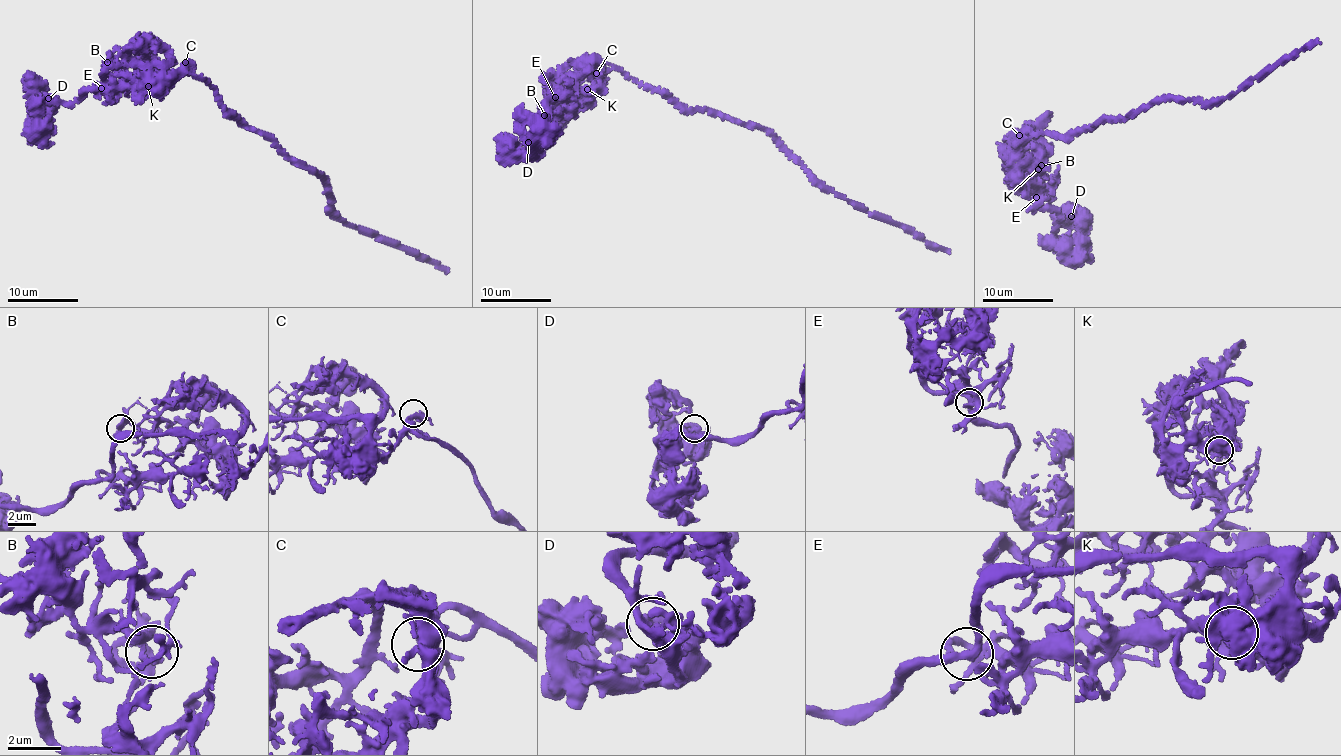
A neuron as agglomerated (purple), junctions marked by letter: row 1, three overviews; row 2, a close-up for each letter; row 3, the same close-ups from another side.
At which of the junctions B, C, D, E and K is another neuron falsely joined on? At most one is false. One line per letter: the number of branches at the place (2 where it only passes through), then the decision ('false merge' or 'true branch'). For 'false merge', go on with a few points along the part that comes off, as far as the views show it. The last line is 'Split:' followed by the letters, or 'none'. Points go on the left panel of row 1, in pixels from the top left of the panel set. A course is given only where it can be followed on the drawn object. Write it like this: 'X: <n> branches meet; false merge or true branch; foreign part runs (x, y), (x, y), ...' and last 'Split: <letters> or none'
B: 3 branches meet; true branch
C: 3 branches meet; true branch
D: 2 branches meet; true branch
E: 3 branches meet; true branch
K: 3 branches meet; true branch
Split: none

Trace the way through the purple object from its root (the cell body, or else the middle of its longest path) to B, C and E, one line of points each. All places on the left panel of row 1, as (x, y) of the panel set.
B: (223, 109), (214, 90), (193, 75), (132, 87), (111, 80), (120, 65), (107, 62)
C: (223, 109), (214, 90), (189, 73), (185, 62)
E: (223, 109), (202, 79), (179, 72), (170, 78), (152, 65), (110, 67), (102, 75), (100, 88)

